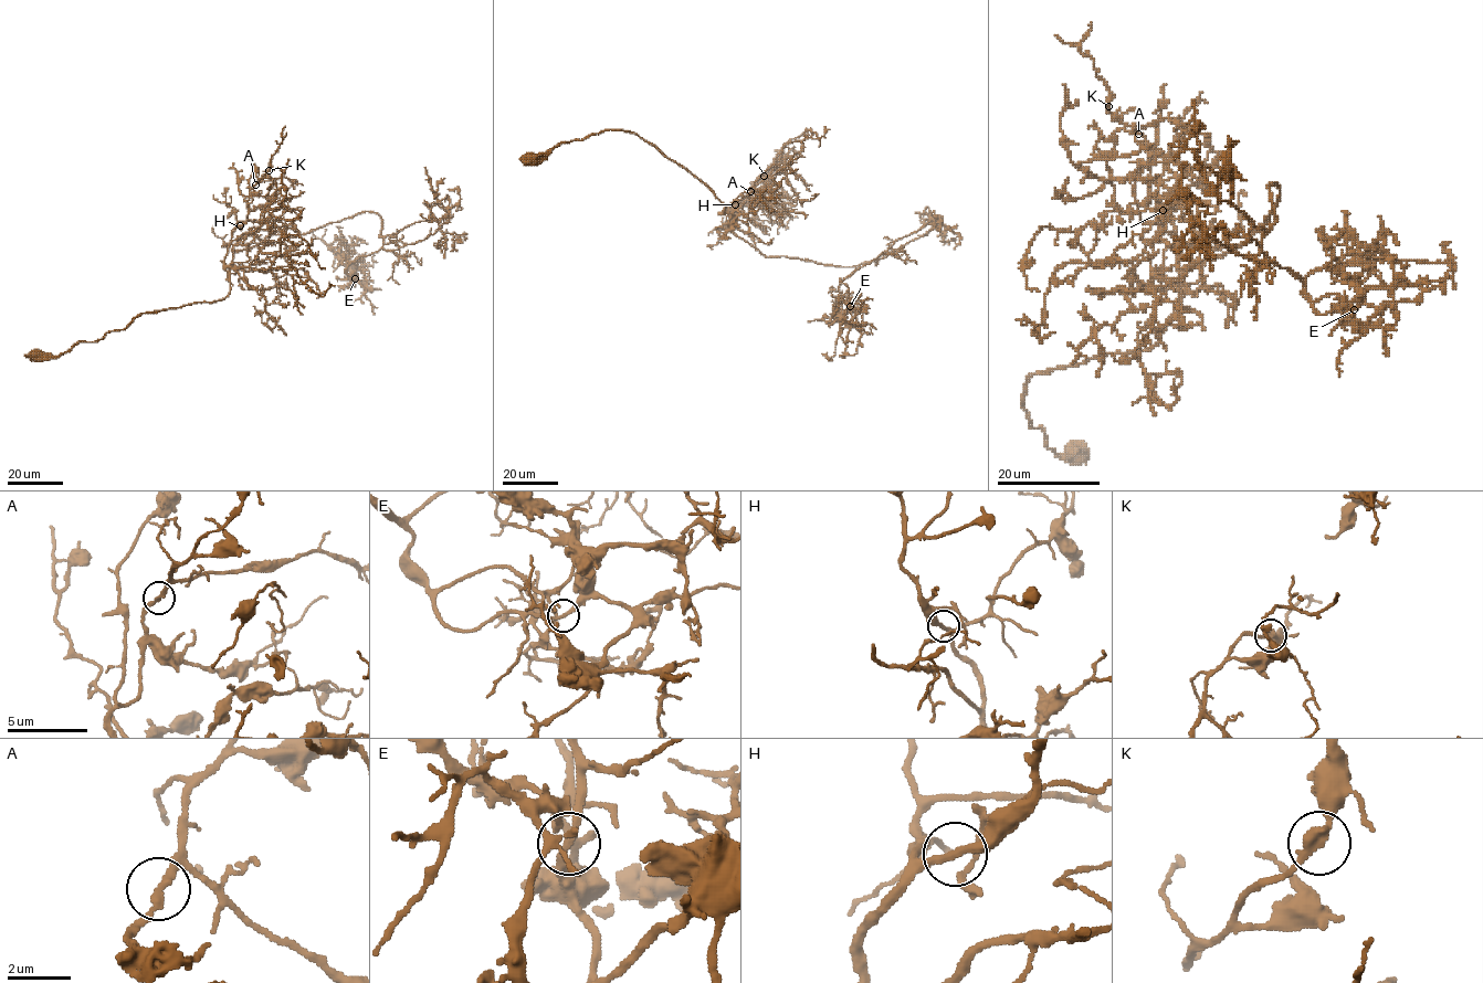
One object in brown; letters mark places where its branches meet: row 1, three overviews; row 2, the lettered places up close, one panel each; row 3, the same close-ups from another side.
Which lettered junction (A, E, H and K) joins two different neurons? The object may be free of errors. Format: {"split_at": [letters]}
{"split_at": []}

